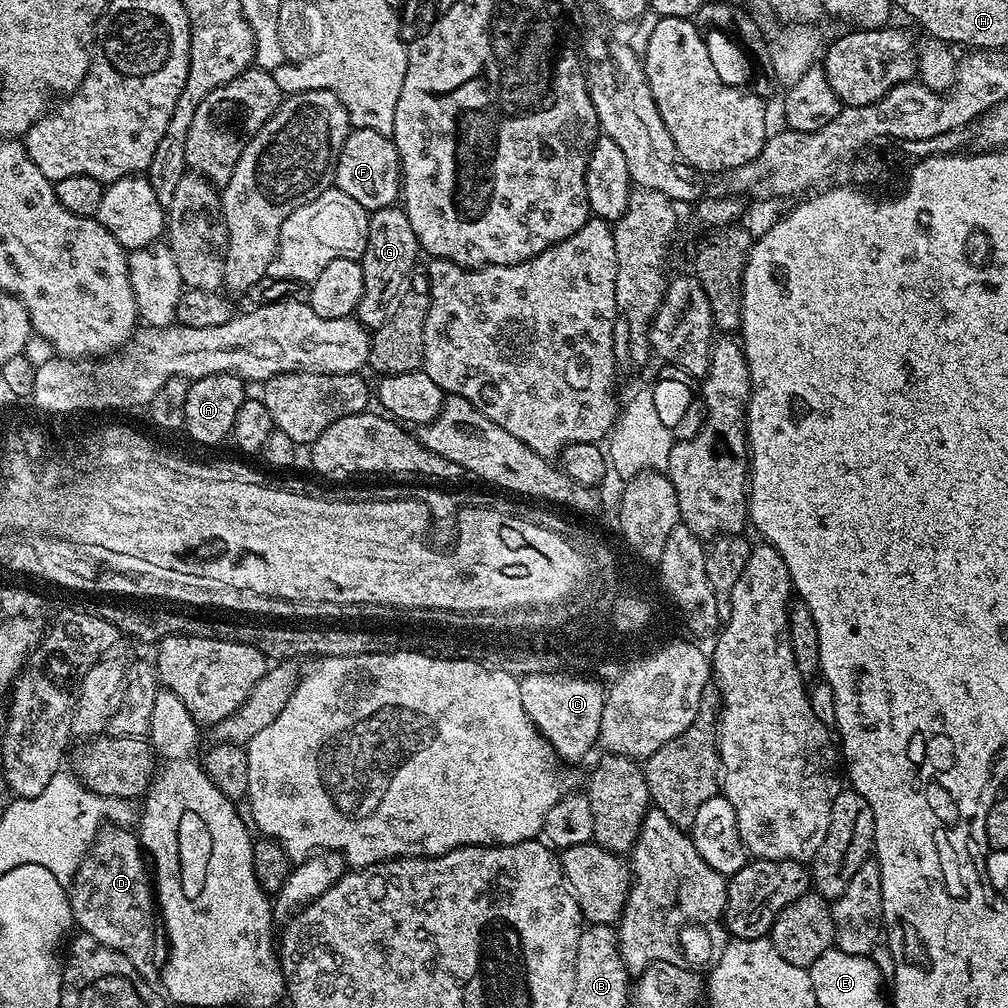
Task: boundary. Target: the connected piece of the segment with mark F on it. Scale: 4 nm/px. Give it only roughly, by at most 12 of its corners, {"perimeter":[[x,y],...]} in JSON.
{"perimeter":[[352,128],[334,184],[369,213],[401,199],[391,136]]}

